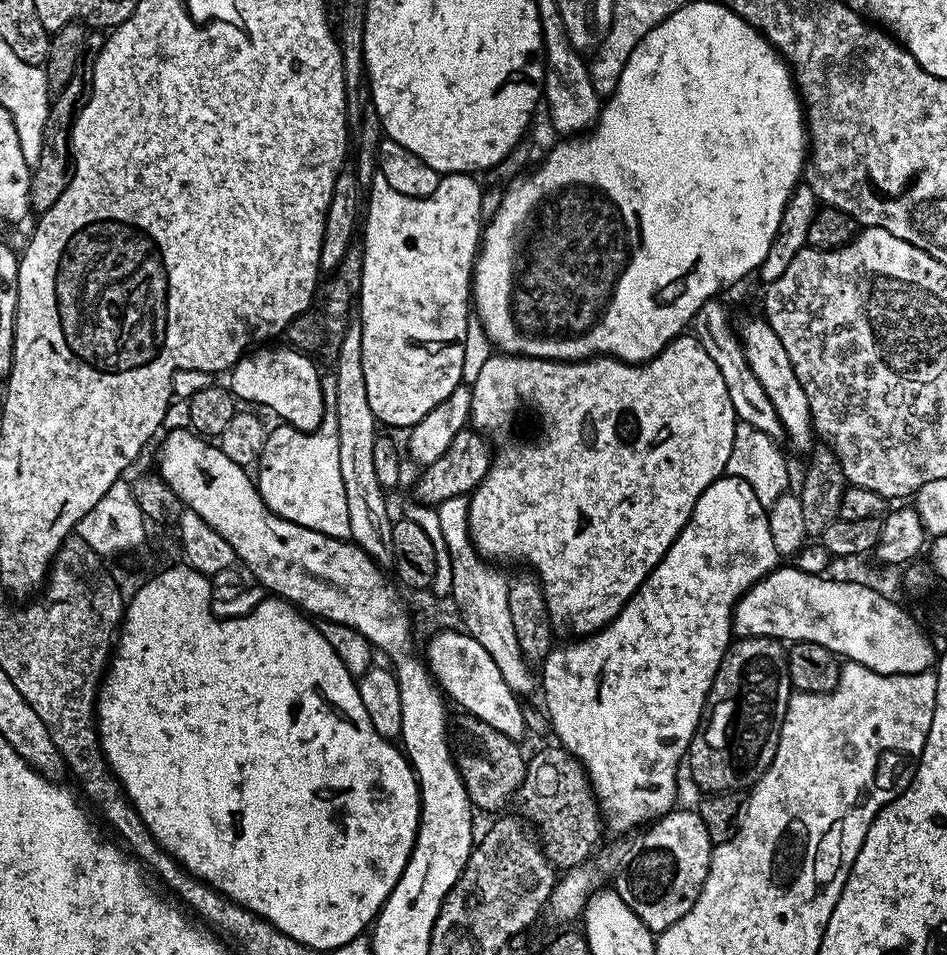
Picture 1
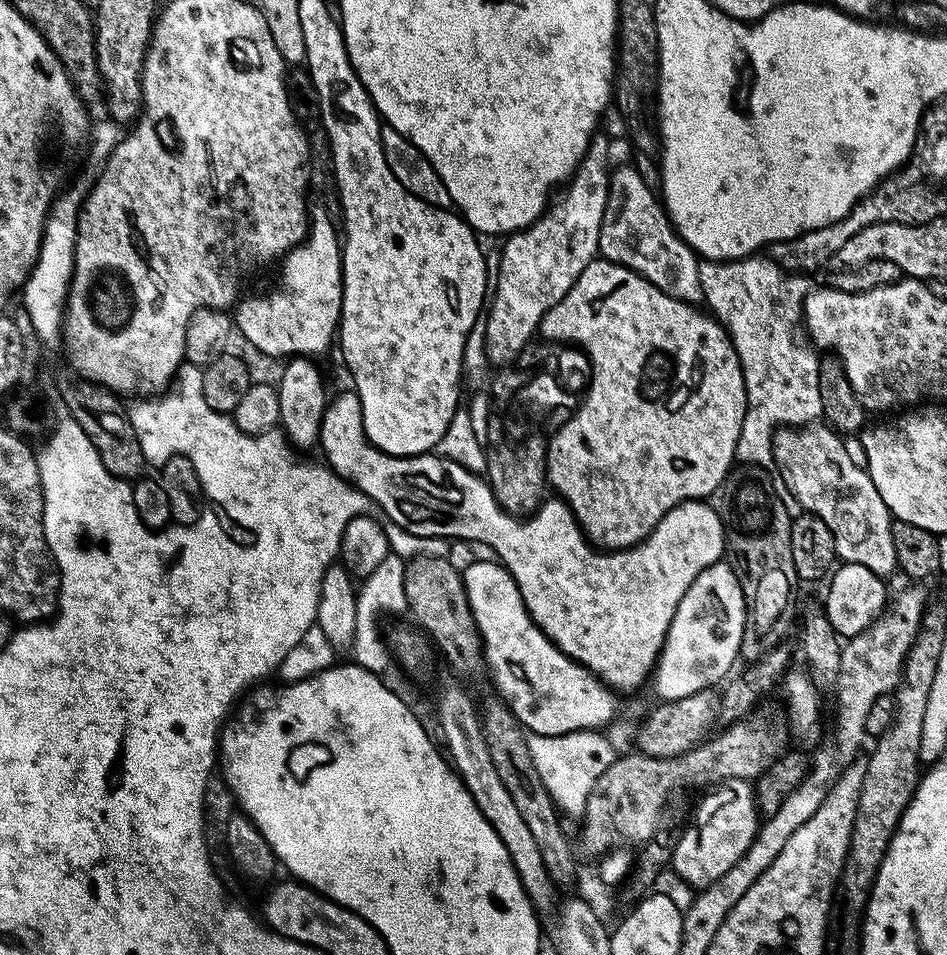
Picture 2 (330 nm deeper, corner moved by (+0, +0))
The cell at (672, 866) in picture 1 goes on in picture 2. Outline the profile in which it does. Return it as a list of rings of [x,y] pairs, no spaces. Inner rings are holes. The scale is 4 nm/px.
[[[721,780],[705,792],[708,793],[701,798],[692,816],[692,825],[681,834],[676,849],[673,847],[670,852],[671,871],[676,871],[677,878],[685,880],[692,890],[703,890],[718,882],[718,878],[746,854],[762,823],[756,811],[754,788],[749,781]]]

